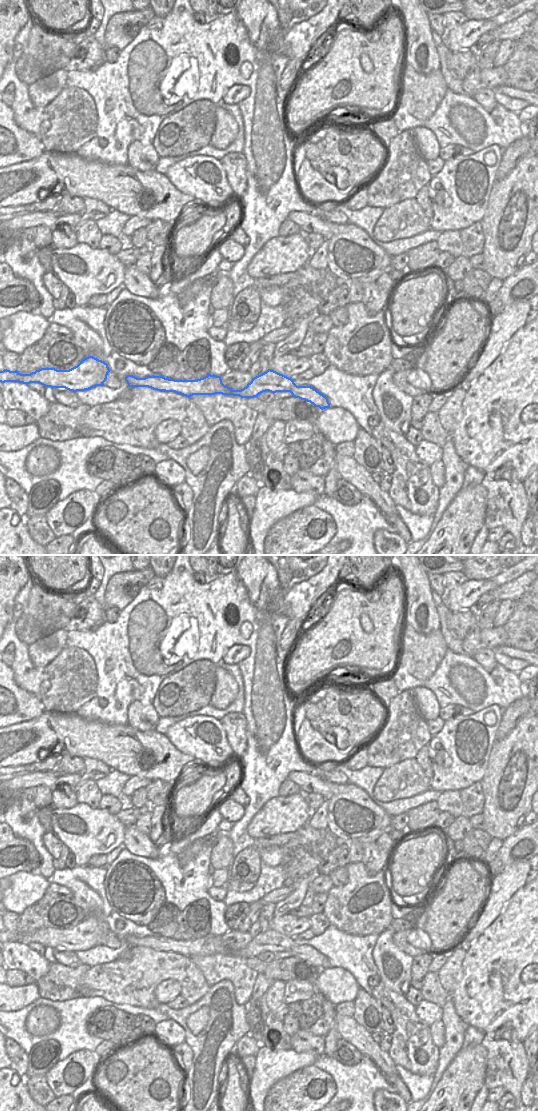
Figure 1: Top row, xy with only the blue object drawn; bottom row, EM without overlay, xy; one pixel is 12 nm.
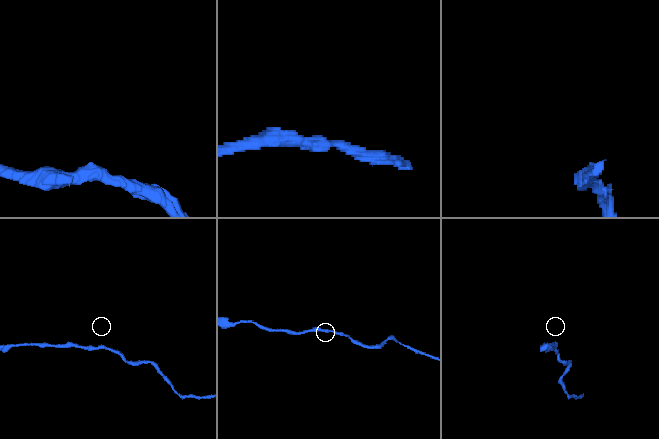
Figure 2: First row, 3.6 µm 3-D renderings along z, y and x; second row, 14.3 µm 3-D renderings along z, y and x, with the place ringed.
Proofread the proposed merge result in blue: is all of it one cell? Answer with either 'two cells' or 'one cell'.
one cell

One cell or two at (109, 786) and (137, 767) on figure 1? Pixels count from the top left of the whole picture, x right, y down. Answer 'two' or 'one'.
two

